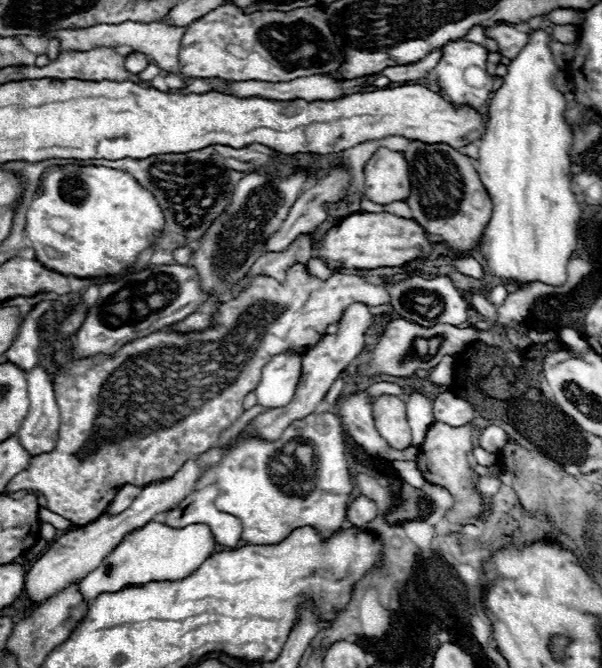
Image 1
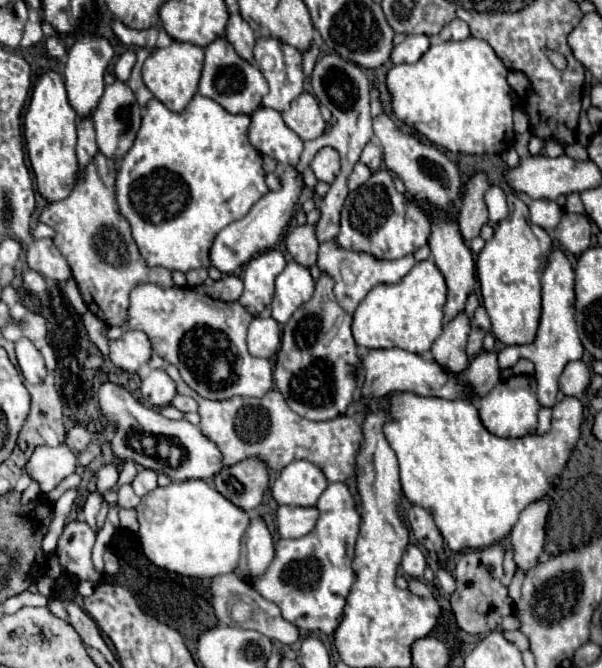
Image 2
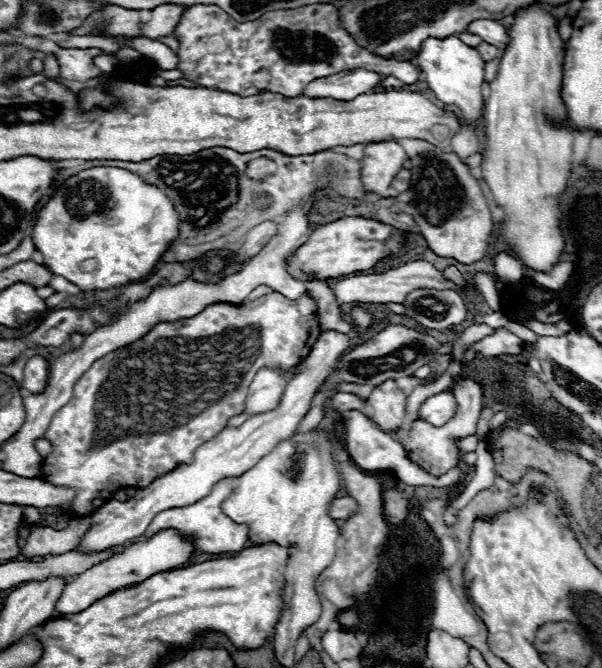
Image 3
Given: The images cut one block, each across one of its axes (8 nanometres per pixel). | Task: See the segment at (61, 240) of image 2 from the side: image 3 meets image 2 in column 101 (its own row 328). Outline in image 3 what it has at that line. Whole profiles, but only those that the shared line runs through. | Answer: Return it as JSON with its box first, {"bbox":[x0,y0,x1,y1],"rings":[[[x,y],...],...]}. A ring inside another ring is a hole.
{"bbox":[40,292,320,516],"rings":[[[270,292],[266,296],[260,296],[260,298],[252,300],[250,304],[246,304],[244,308],[236,308],[232,304],[212,304],[212,306],[204,308],[204,312],[198,312],[196,316],[192,316],[188,320],[158,324],[156,328],[152,328],[152,332],[148,332],[140,340],[128,344],[128,348],[118,348],[116,352],[110,352],[108,356],[102,356],[74,384],[72,400],[64,408],[60,408],[60,412],[56,412],[56,416],[52,418],[52,422],[50,422],[50,426],[44,434],[44,438],[50,440],[50,444],[52,444],[52,454],[46,456],[44,462],[42,462],[42,470],[40,470],[42,480],[50,482],[50,484],[56,484],[56,486],[76,488],[76,498],[74,498],[74,504],[72,504],[72,516],[88,516],[94,510],[98,510],[102,504],[106,504],[116,490],[120,490],[124,486],[146,488],[148,484],[152,484],[152,480],[172,472],[180,464],[190,464],[194,460],[196,448],[200,444],[216,438],[226,428],[228,418],[242,412],[244,400],[246,400],[246,394],[248,394],[248,386],[250,386],[250,382],[254,380],[254,376],[260,368],[294,368],[296,364],[300,364],[310,354],[312,344],[320,336],[320,328],[318,328],[318,320],[316,320],[314,310],[316,310],[316,304],[308,294],[304,294],[302,298],[292,302],[292,300],[284,298],[278,292]]]}

